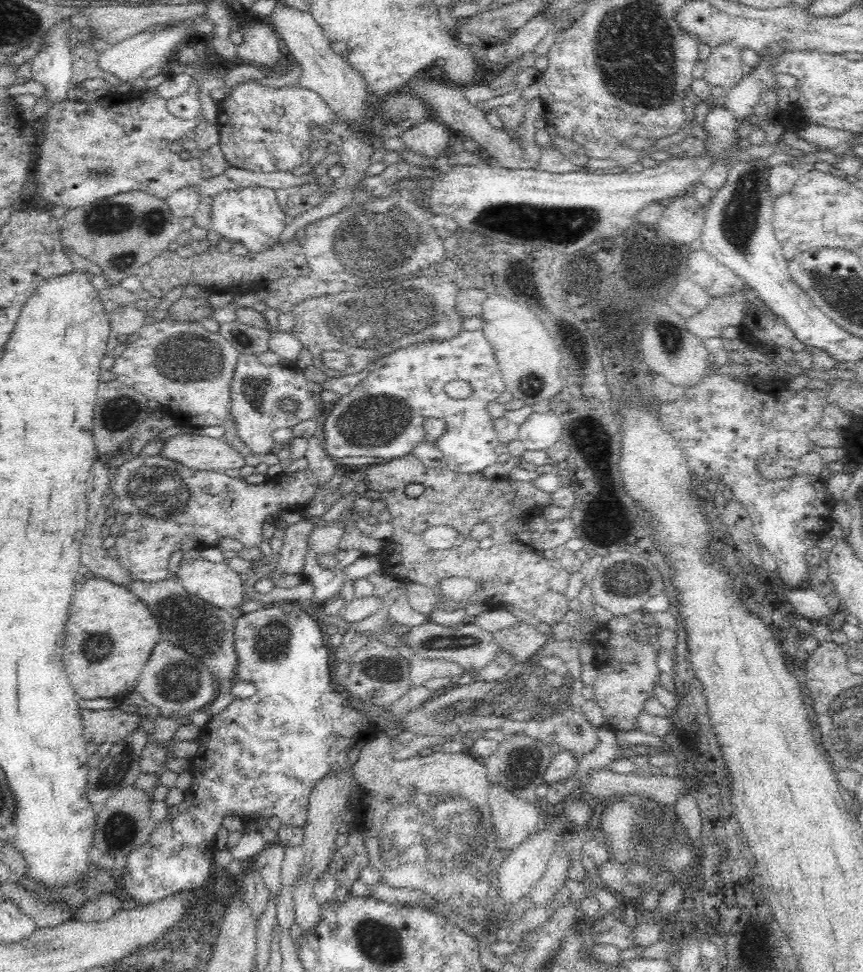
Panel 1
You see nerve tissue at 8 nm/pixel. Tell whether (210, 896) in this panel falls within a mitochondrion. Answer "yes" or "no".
no

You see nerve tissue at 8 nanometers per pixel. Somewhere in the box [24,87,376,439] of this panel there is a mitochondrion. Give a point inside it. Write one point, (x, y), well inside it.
(193, 361)

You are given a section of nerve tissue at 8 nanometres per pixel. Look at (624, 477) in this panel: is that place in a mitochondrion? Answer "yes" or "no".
no

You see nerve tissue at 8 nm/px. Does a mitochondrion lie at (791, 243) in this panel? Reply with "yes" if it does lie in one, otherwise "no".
no

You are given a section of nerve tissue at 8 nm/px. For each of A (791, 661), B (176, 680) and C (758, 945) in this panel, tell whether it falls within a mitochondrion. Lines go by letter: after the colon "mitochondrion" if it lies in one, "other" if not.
A: other
B: mitochondrion
C: other

